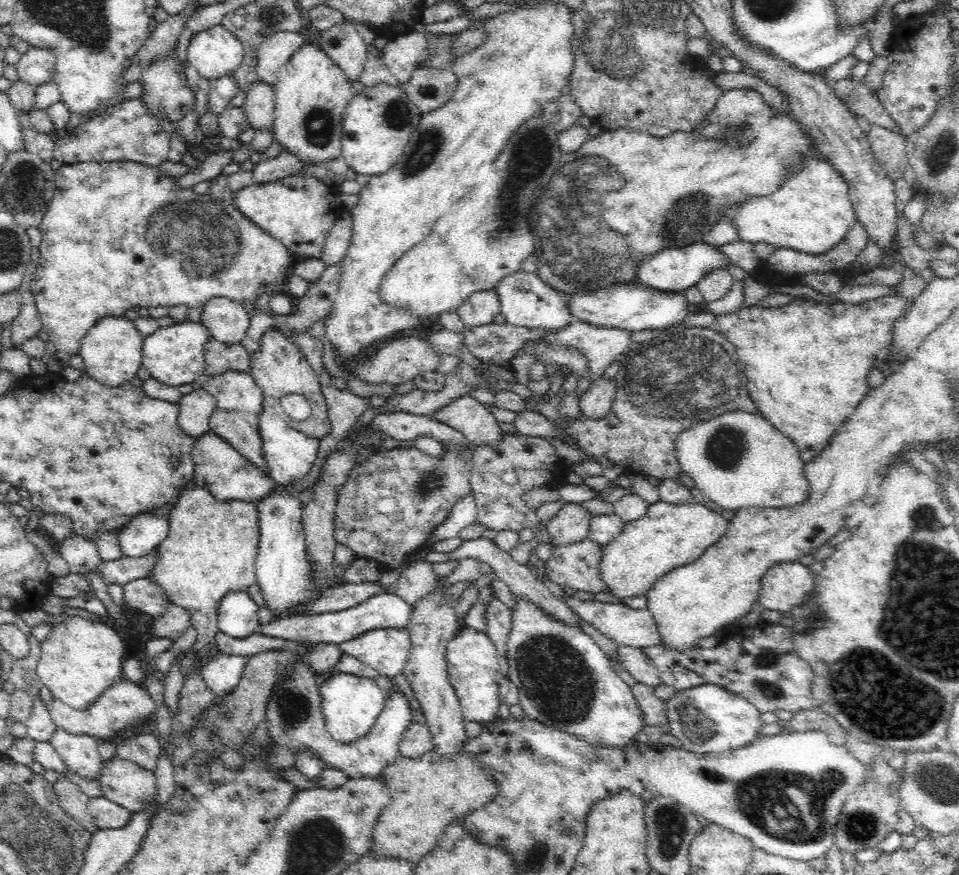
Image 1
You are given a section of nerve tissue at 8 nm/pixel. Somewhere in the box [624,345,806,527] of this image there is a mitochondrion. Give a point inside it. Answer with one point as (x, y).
(725, 443)

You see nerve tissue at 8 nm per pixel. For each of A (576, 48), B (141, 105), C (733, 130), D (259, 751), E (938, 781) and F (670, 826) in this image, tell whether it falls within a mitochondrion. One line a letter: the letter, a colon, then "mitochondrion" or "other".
A: other
B: other
C: mitochondrion
D: mitochondrion
E: mitochondrion
F: mitochondrion

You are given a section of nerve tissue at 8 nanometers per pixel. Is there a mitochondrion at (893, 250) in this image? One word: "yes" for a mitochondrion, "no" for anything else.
no

